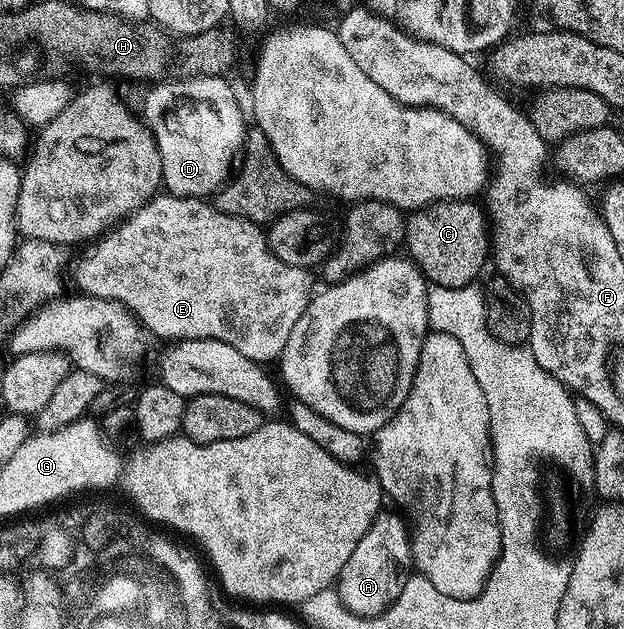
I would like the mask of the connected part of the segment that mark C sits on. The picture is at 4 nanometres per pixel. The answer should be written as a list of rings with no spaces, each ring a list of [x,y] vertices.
[[[450,200],[448,202],[432,202],[419,210],[412,211],[403,222],[403,243],[407,249],[408,257],[420,267],[428,277],[438,286],[463,286],[481,270],[481,265],[487,262],[487,251],[491,242],[487,237],[487,230],[481,227],[483,222],[482,211],[471,200]]]

